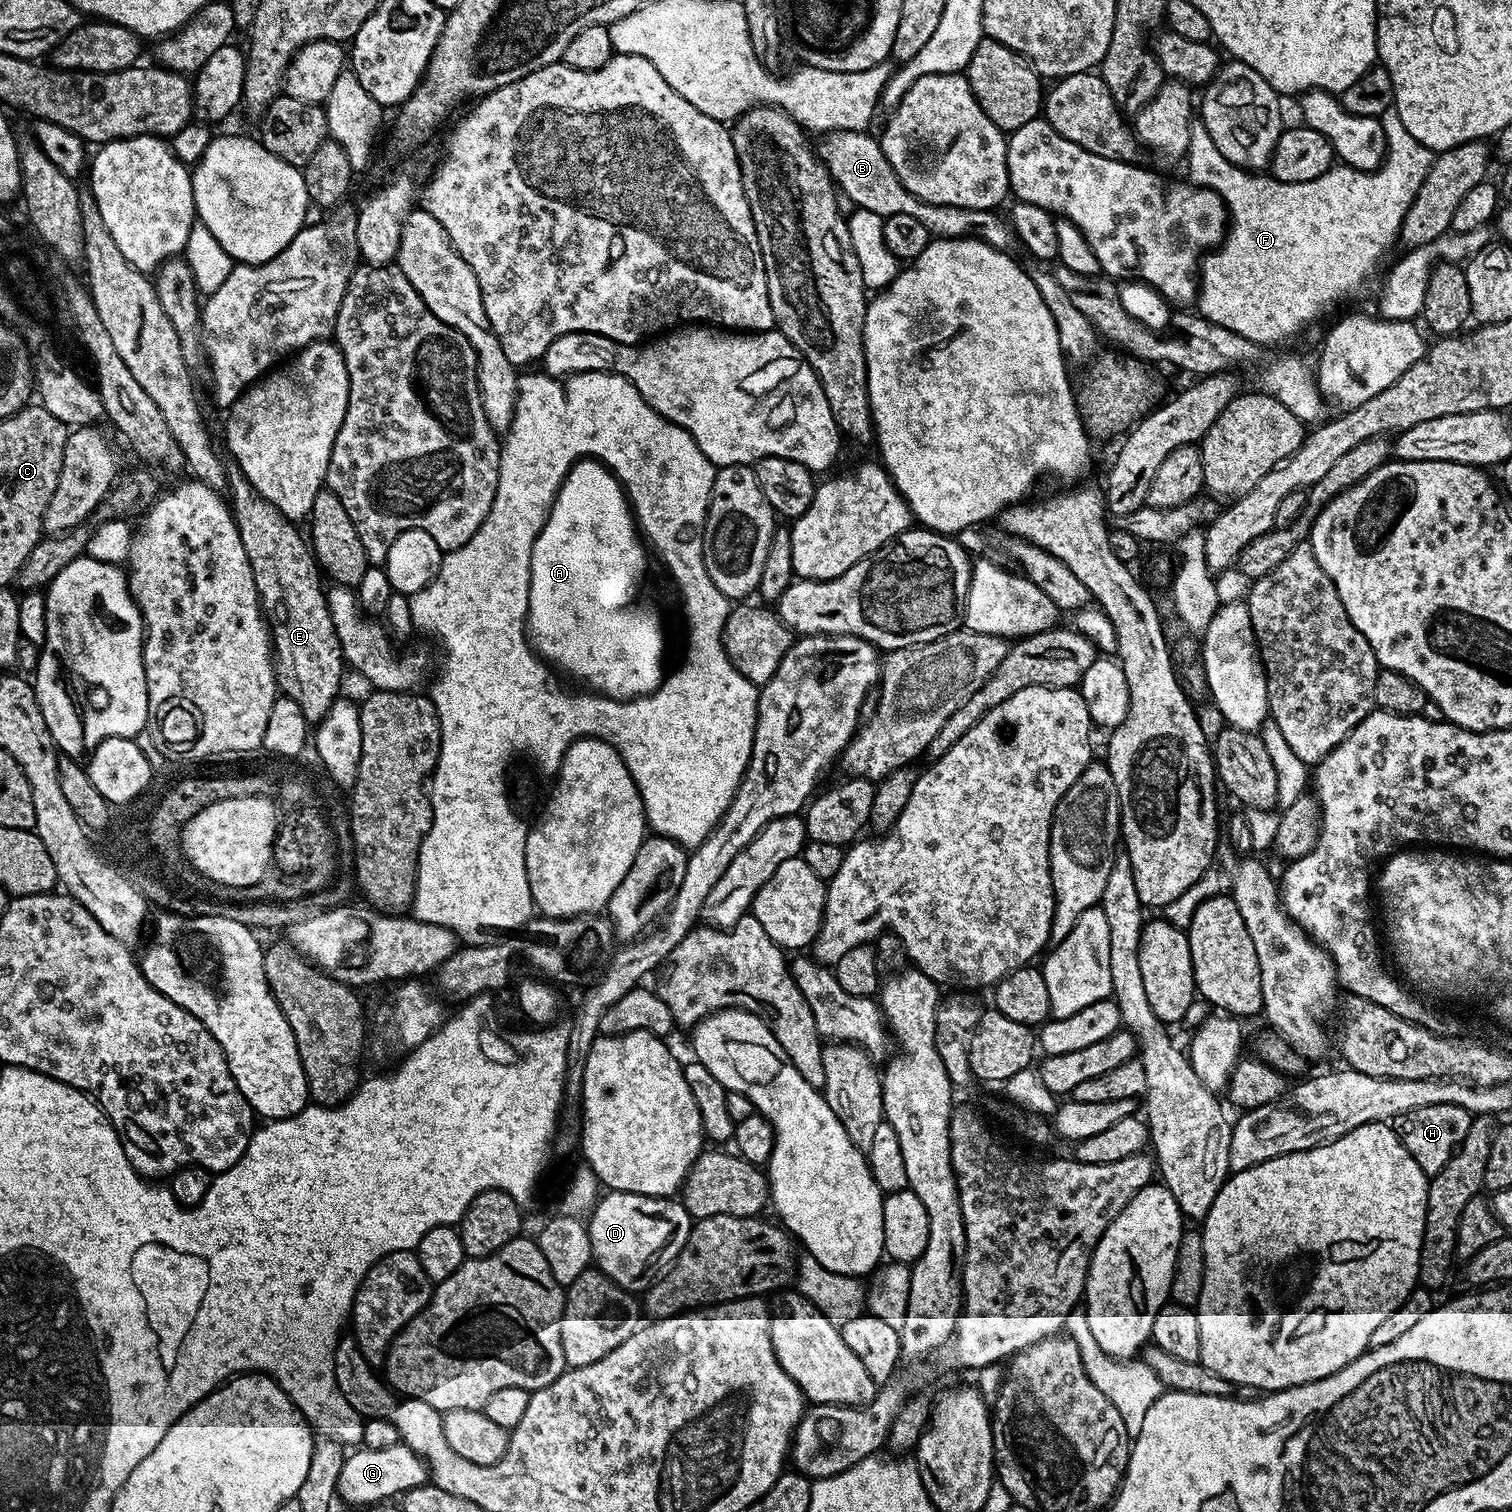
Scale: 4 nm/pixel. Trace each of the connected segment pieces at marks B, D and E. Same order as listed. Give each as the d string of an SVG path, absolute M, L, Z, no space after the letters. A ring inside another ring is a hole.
M832 131L823 137L818 147L818 155L824 161L829 176L835 187L852 200L857 209L865 208L883 218L894 214L910 214L910 218L918 218L922 226L926 226L929 237L946 240L971 238L981 240L1001 250L1011 249L1014 233L1007 223L1004 224L995 215L995 211L987 208L959 208L958 206L942 206L927 204L920 200L894 174L886 154L882 150L879 139L875 135L868 136L867 131Z
M608 1190L597 1199L586 1223L595 1267L627 1292L640 1294L672 1267L694 1221L679 1199Z
M232 466L228 468L227 495L230 497L232 517L236 520L236 529L242 538L242 550L246 550L246 558L250 558L250 570L254 574L254 586L260 595L260 607L272 634L272 650L276 669L276 686L283 695L289 696L302 710L309 725L319 724L330 706L341 695L340 679L346 673L344 655L338 642L338 634L334 630L334 622L330 618L328 598L325 589L320 589L322 572L318 567L309 541L299 532L297 525L279 512L266 498L262 498L250 486L250 482L242 474L242 470Z

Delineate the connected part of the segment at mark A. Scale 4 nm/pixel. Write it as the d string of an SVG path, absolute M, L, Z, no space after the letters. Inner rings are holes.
M586 459L572 466L560 490L552 501L544 525L536 535L532 544L532 557L530 558L530 587L532 587L532 632L536 632L536 644L552 656L552 660L560 660L564 668L572 668L572 672L580 672L580 676L596 676L596 684L600 688L608 688L608 692L644 692L644 688L652 688L656 684L656 676L660 676L660 632L656 632L656 620L652 616L636 616L636 612L616 612L628 596L632 596L632 584L636 584L636 576L640 576L640 564L648 557L640 552L642 542L638 542L638 525L632 511L631 503L625 492L618 490L618 485L603 464Z

